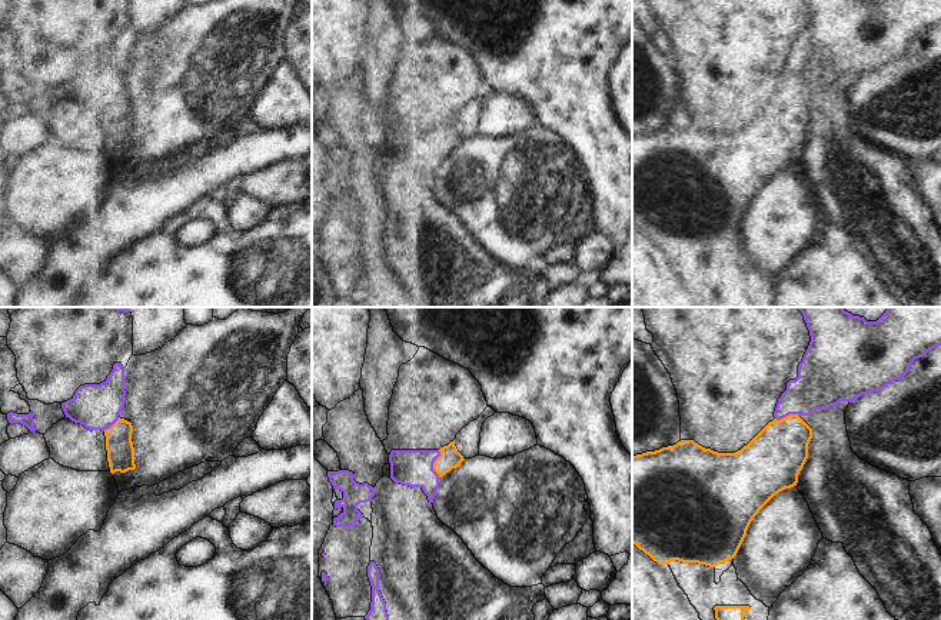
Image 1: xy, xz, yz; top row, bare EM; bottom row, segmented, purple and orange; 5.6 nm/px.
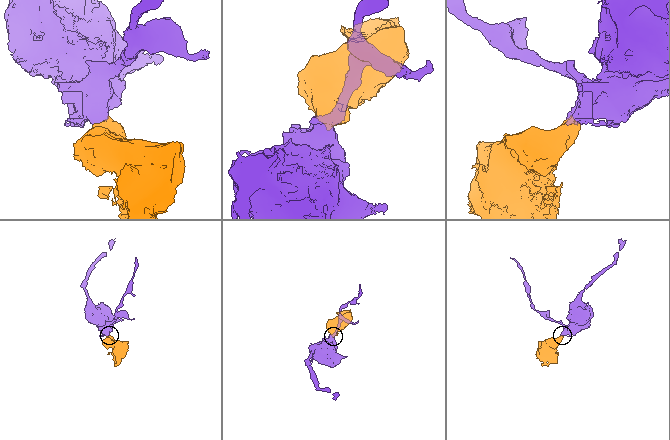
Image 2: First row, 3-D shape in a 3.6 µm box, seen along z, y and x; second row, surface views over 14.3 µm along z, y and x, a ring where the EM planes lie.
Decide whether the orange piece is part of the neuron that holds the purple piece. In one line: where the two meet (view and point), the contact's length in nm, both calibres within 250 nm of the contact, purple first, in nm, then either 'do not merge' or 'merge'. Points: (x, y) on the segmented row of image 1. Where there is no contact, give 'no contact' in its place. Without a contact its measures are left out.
xz (434, 462) | 150 nm | 200/120 nm | merge

